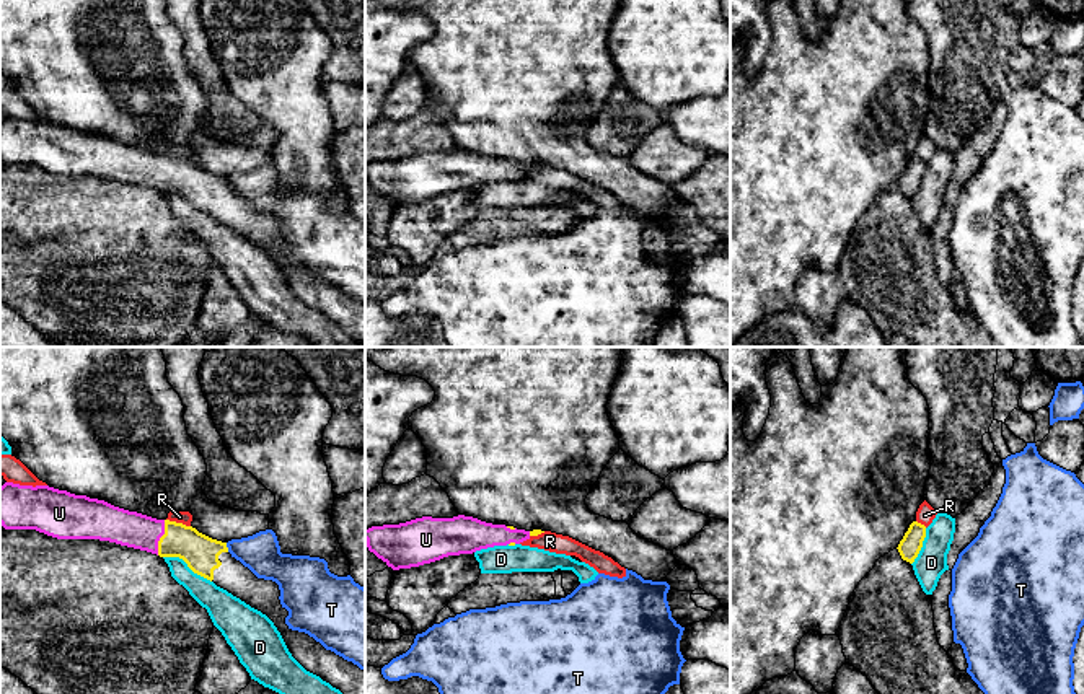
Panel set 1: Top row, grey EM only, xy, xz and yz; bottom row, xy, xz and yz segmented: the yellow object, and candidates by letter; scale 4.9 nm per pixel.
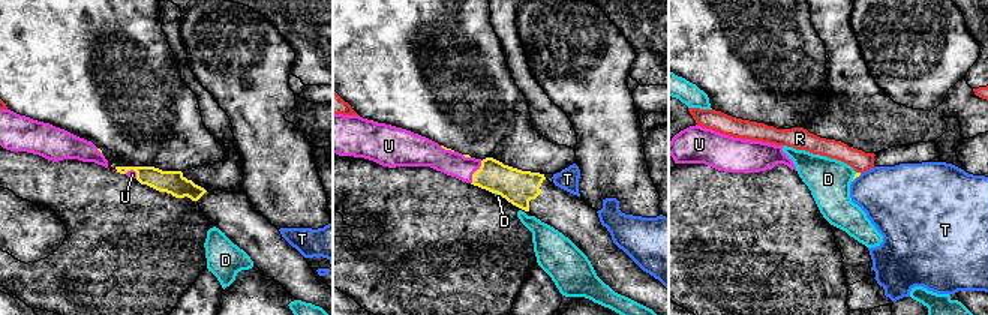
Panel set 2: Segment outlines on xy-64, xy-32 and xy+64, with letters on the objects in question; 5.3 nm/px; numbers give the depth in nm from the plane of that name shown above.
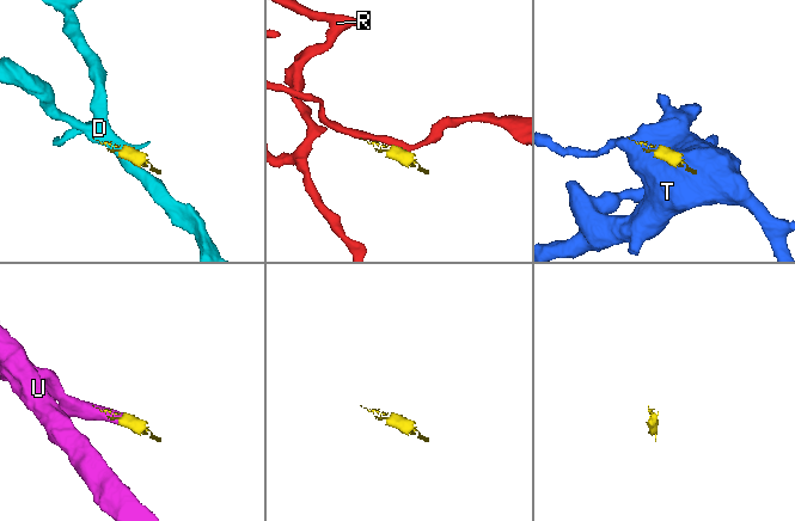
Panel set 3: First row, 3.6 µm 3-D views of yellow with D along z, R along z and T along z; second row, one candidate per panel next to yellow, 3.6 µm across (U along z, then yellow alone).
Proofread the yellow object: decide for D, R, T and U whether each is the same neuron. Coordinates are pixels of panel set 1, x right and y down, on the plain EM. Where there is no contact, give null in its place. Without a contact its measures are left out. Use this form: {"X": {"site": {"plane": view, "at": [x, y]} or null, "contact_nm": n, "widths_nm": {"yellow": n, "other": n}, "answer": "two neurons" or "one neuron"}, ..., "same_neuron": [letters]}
{"D": {"site": {"plane": "xy", "at": [188, 201]}, "contact_nm": 280, "widths_nm": {"yellow": 180, "other": 150}, "answer": "two neurons"}, "R": {"site": {"plane": "xy", "at": [178, 158]}, "contact_nm": 130, "widths_nm": {"yellow": 180, "other": 60}, "answer": "two neurons"}, "T": {"site": {"plane": "xy", "at": [227, 183]}, "contact_nm": 50, "widths_nm": {"yellow": 180, "other": 190}, "answer": "two neurons"}, "U": {"site": {"plane": "xy", "at": [160, 173]}, "contact_nm": 180, "widths_nm": {"yellow": 180, "other": 180}, "answer": "one neuron"}, "same_neuron": ["U"]}

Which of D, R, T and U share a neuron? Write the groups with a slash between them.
D / R / T / U

